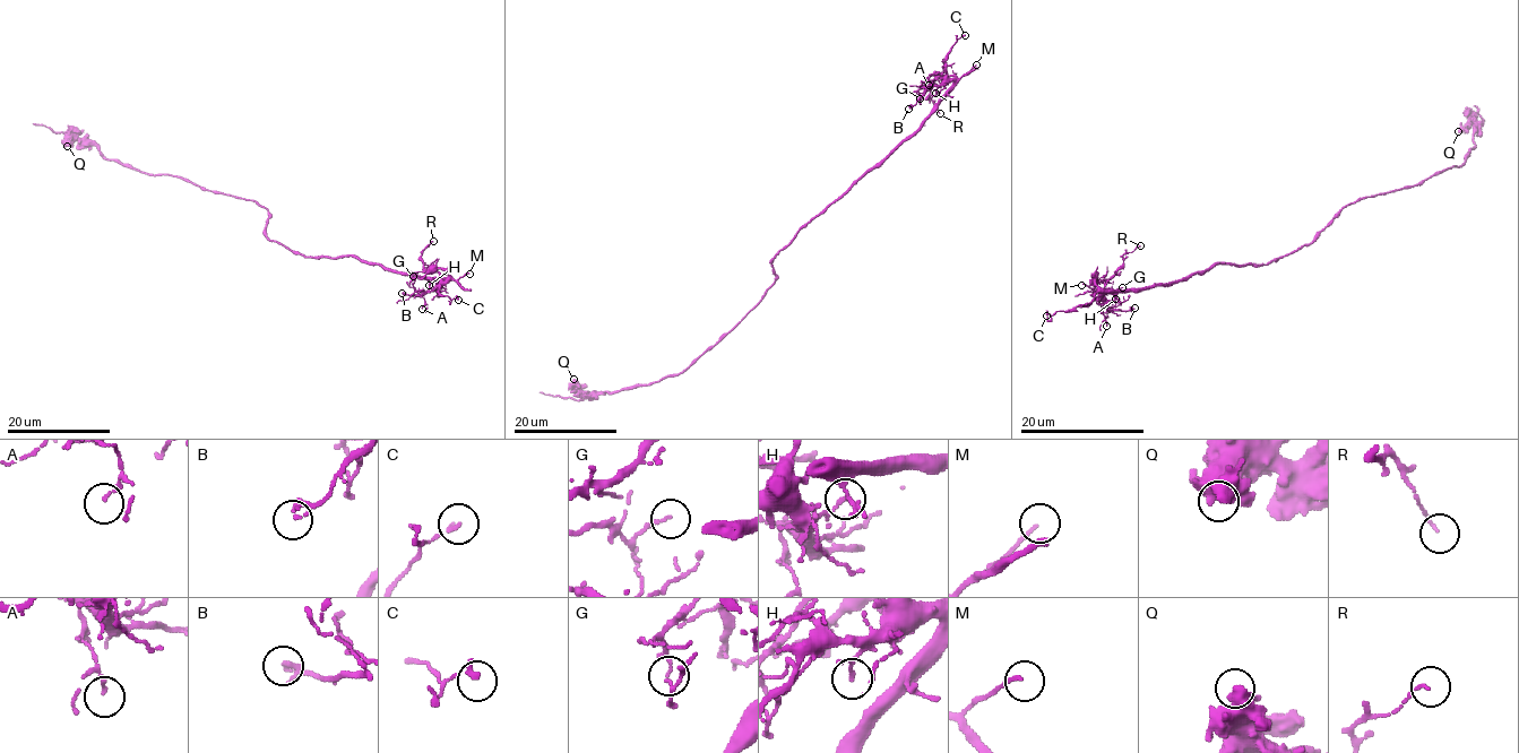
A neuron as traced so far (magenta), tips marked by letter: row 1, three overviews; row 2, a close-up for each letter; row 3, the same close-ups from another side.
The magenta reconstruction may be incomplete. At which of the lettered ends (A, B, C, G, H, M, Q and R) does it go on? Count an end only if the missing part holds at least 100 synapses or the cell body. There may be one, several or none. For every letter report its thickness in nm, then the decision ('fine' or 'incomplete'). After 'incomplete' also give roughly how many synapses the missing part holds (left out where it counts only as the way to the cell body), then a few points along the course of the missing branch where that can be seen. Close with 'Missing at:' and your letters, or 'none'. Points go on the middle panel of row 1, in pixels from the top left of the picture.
A: 130 nm thick; fine
B: 150 nm thick; fine
C: 180 nm thick; fine
G: 110 nm thick; fine
H: 100 nm thick; fine
M: 120 nm thick; fine
Q: 440 nm thick; fine
R: 90 nm thick; fine
Missing at: none

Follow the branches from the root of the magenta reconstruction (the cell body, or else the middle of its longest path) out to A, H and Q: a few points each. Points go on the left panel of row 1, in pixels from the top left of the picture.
A: (268, 237), (305, 257), (354, 256), (393, 271), (443, 278), (431, 291), (419, 293), (424, 299), (422, 309)
H: (268, 237), (305, 257), (354, 256), (393, 271), (445, 280), (432, 290), (429, 285)
Q: (268, 237), (269, 213), (255, 201), (203, 190), (170, 174), (131, 169), (77, 139), (67, 146)

